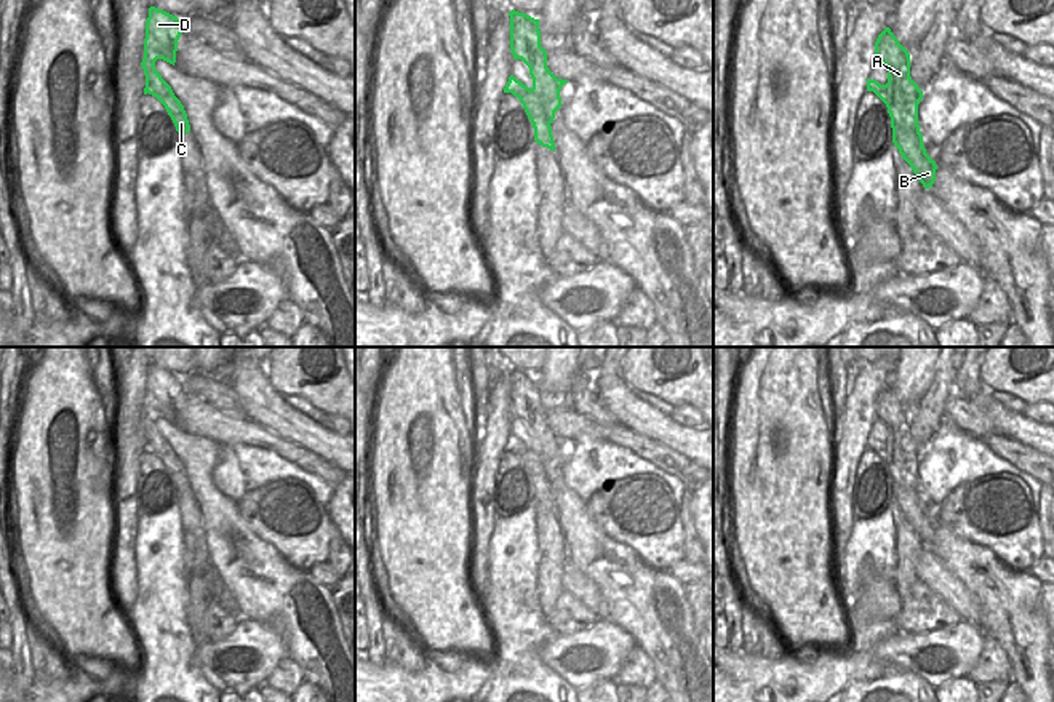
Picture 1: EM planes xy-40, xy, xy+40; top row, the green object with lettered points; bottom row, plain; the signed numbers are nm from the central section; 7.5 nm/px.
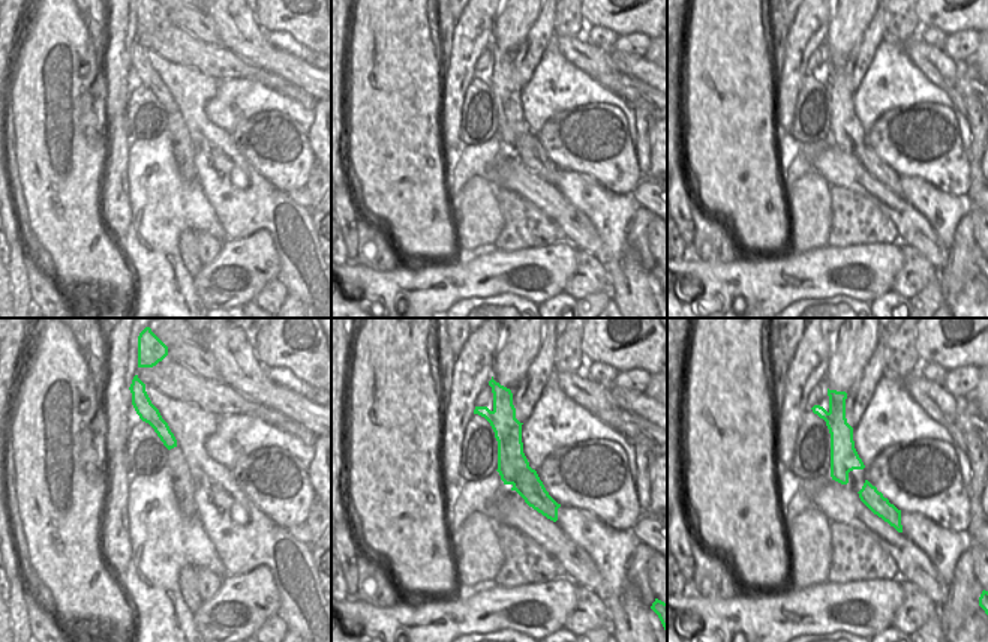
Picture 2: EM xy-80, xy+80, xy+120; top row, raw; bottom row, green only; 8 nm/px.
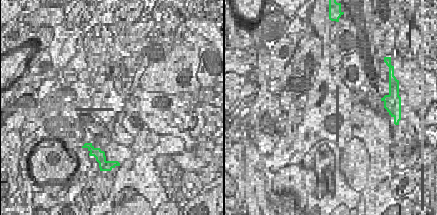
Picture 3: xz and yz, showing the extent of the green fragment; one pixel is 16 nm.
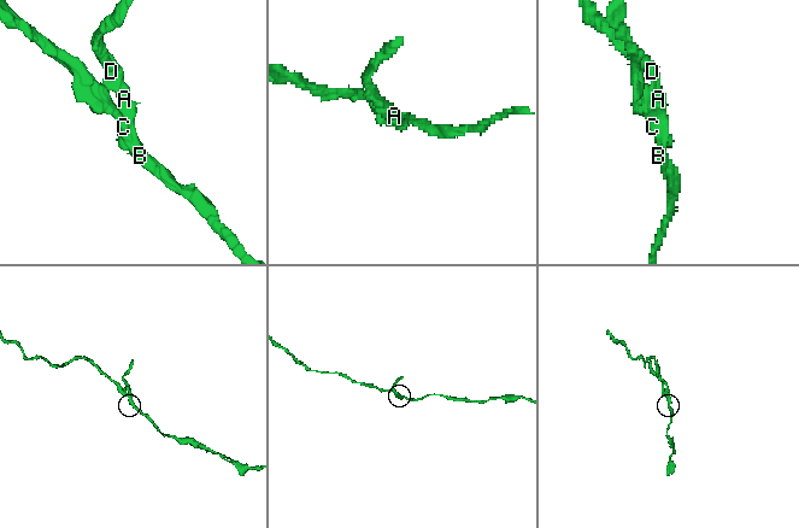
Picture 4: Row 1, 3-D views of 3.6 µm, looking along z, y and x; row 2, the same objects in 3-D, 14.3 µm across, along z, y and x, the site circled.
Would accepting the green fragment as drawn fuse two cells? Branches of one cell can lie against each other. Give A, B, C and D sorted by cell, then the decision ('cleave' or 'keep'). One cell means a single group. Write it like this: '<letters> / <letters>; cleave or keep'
A D / B C; cleave

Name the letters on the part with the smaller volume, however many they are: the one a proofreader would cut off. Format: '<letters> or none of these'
A, D

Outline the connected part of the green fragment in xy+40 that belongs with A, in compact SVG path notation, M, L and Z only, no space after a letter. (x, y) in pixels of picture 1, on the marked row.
M886 27L875 42L875 56L888 69L888 94L892 101L888 114L891 117L892 142L899 149L902 158L908 163L910 158L905 149L897 141L896 126L908 128L913 138L923 146L923 134L918 125L918 104L923 99L923 91L910 77L910 54L899 43L889 27Z

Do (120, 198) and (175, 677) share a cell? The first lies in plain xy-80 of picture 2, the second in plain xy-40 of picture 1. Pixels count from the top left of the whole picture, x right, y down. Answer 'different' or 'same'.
different

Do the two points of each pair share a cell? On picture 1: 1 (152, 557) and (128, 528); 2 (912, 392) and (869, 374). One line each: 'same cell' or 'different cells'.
1: different cells
2: different cells

